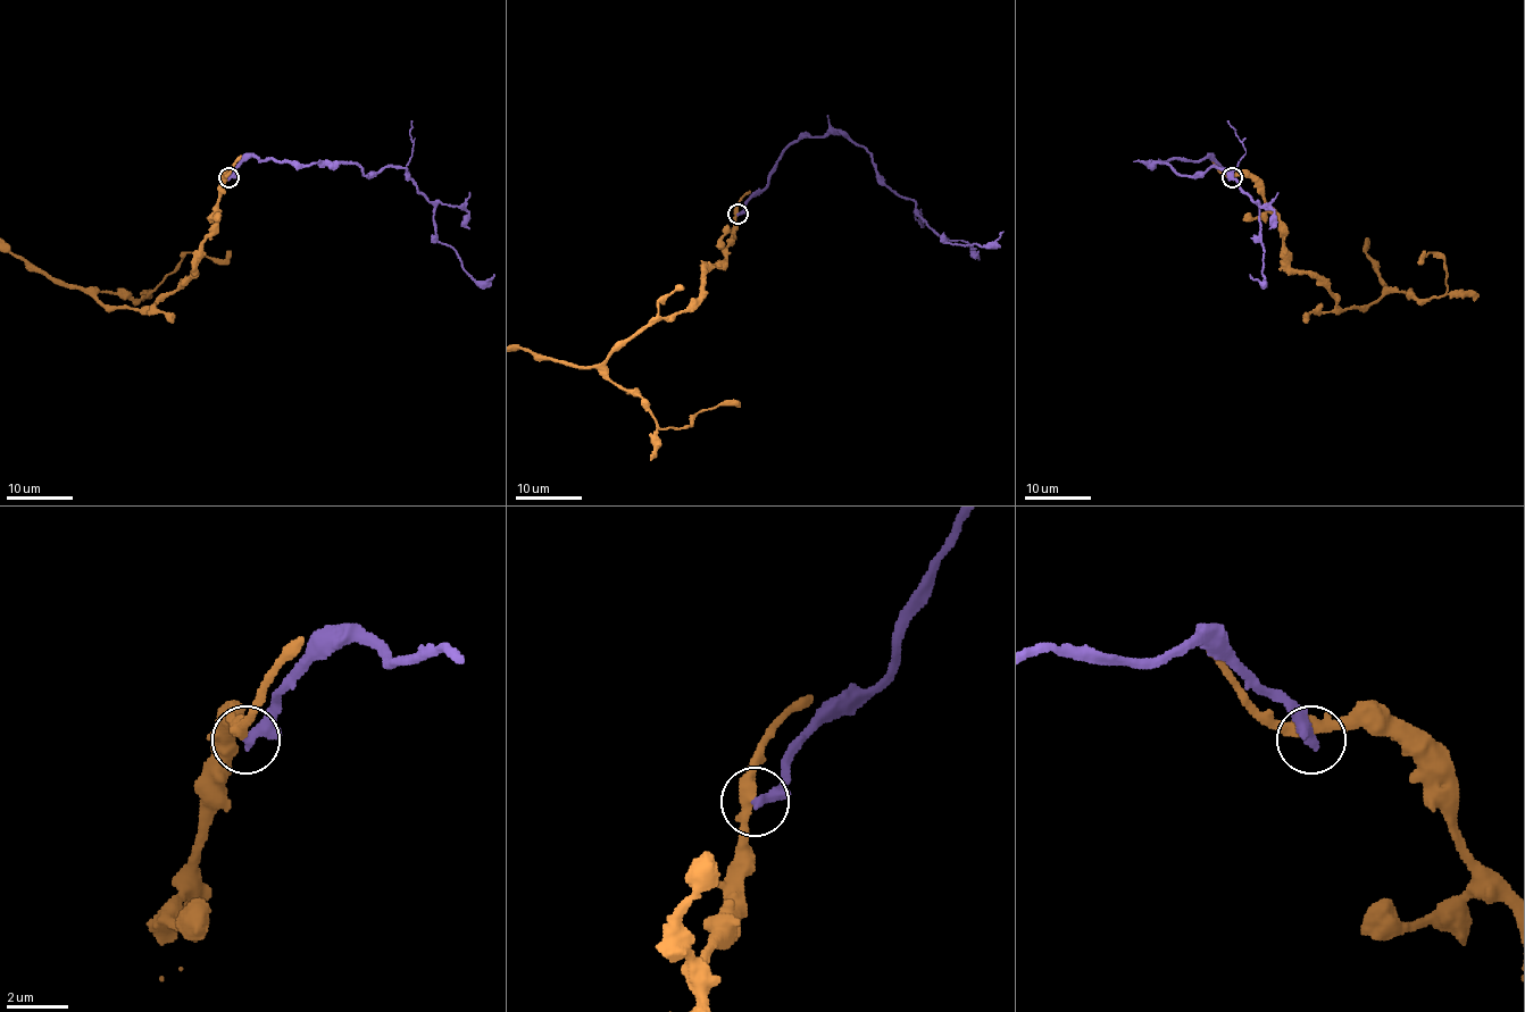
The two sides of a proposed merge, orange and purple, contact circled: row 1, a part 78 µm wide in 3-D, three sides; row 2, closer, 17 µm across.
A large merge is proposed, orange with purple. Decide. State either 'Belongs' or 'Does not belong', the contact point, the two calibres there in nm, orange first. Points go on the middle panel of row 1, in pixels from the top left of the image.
Does not belong. Place: (738, 214). Thickness 400 nm (orange) against 360 nm

